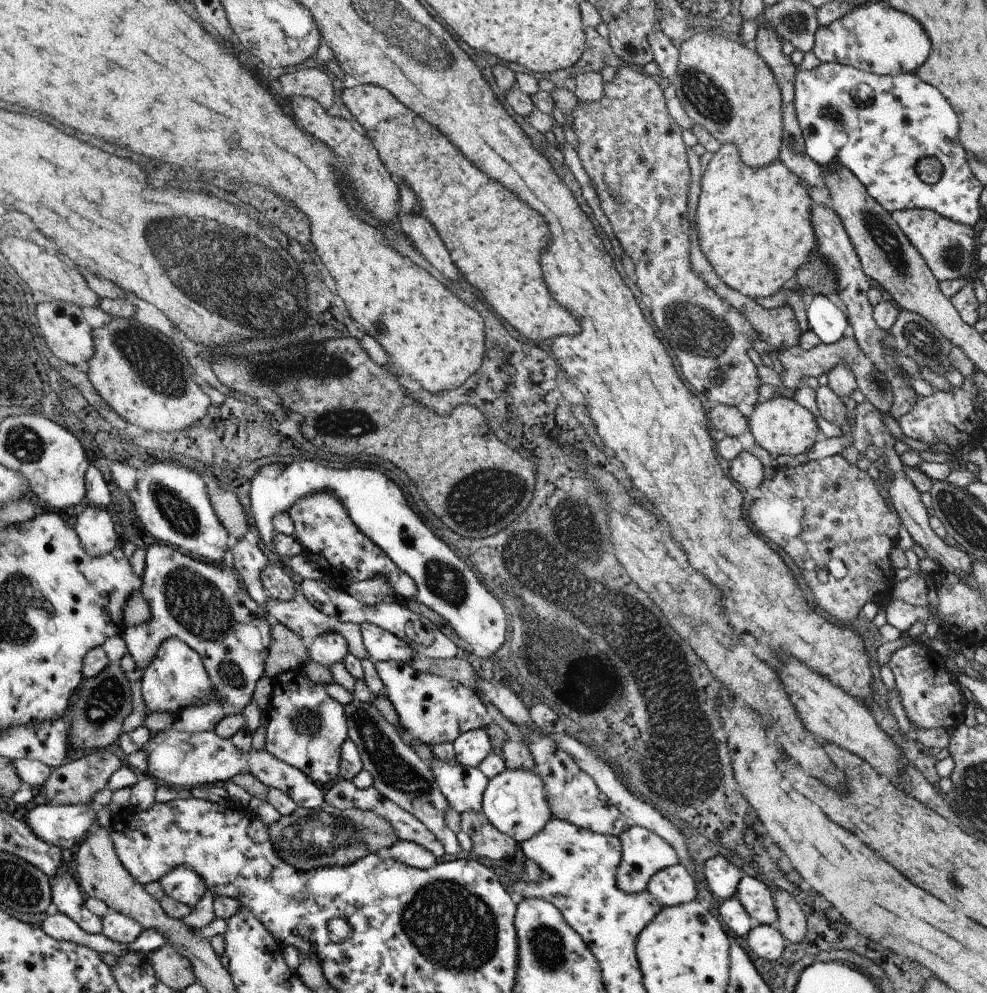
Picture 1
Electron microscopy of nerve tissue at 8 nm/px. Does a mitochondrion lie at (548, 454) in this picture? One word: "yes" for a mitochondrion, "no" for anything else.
no

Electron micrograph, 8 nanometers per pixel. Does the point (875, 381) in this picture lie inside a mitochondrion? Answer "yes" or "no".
yes

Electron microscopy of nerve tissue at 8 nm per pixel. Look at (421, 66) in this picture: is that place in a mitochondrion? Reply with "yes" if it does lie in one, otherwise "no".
yes

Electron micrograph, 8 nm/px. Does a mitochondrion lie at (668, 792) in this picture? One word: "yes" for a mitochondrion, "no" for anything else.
yes

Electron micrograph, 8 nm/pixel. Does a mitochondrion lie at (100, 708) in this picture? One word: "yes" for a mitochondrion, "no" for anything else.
yes

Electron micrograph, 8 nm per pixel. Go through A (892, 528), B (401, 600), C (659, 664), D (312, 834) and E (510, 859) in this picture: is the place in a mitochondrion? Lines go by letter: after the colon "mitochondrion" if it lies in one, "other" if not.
A: other
B: other
C: mitochondrion
D: mitochondrion
E: other

